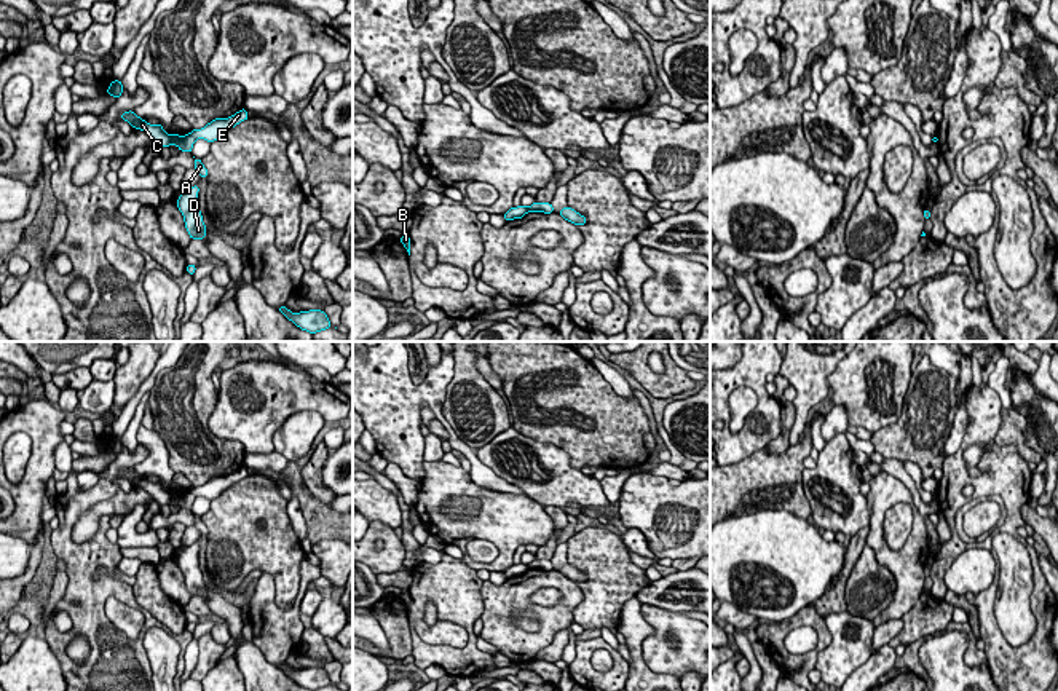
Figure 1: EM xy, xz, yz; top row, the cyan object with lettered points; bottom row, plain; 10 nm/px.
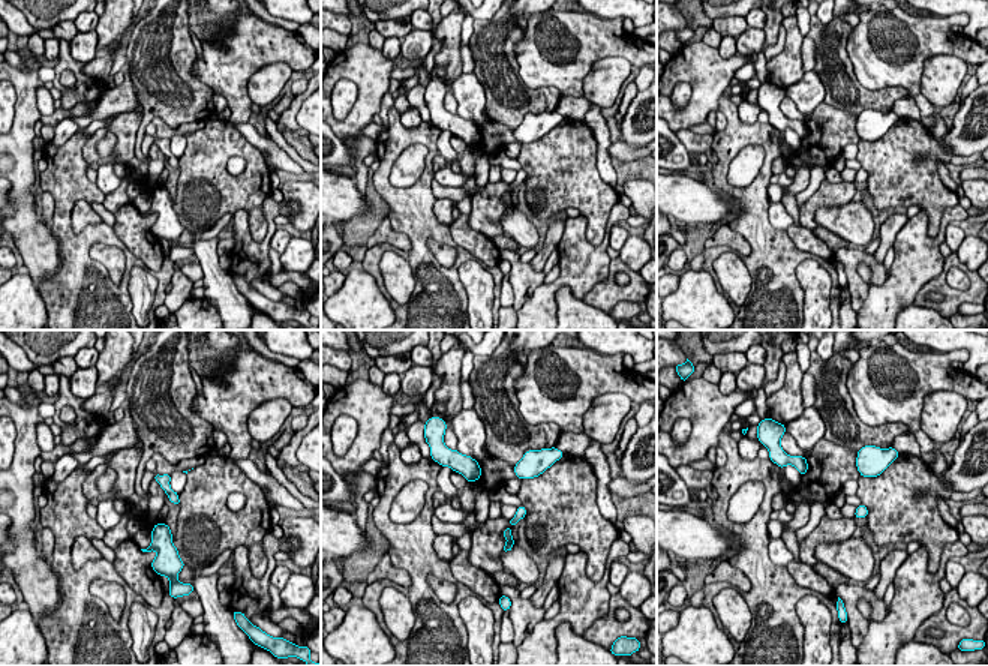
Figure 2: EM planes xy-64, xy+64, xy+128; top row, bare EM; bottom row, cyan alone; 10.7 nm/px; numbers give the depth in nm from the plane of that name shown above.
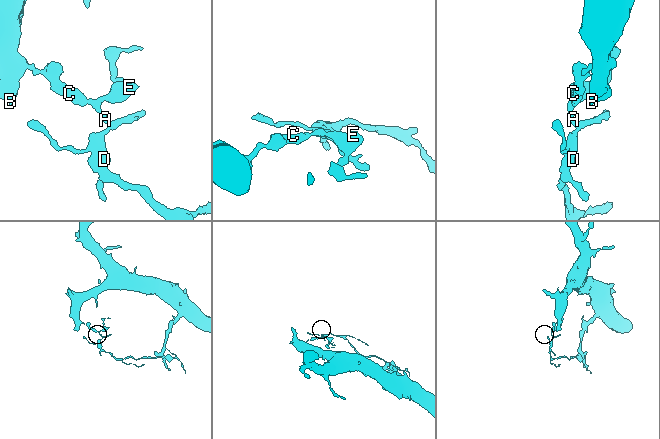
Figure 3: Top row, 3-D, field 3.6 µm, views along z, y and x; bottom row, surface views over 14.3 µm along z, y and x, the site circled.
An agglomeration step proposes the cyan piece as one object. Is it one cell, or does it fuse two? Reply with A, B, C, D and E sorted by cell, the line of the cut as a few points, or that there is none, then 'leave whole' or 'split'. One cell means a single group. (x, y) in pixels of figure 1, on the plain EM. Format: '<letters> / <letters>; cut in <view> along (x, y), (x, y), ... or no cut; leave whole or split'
A D E / B C; cut in xy along (169, 493), (173, 500); split

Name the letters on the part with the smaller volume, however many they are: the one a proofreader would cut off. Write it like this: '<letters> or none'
A, D, E

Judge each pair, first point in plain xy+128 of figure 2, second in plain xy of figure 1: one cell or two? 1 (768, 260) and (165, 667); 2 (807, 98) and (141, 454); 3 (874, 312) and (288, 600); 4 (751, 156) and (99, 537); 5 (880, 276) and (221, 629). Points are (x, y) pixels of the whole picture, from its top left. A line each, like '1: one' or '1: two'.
1: two
2: two
3: two
4: two
5: two

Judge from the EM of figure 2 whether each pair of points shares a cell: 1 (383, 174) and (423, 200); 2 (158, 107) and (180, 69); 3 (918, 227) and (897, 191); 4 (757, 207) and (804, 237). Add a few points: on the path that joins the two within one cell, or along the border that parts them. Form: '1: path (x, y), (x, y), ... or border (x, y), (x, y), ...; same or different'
1: path (386, 186), (399, 200), (411, 200); same
2: path (161, 98), (171, 78); same
3: border (955, 204), (943, 212), (939, 231), (930, 237); different
4: border (786, 231), (798, 248), (813, 255); different

